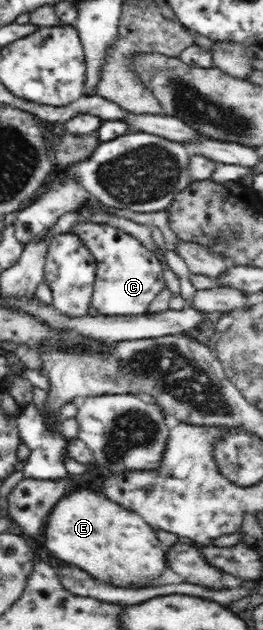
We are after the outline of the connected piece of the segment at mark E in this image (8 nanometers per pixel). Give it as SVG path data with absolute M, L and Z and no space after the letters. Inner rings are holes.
M79 489L59 499L47 518L45 547L55 557L115 587L149 587L167 569L155 529L137 512L99 495L100 491Z

